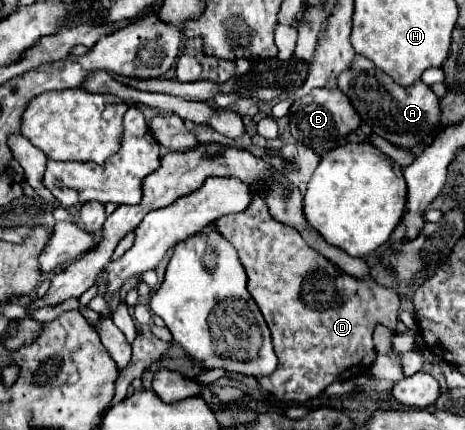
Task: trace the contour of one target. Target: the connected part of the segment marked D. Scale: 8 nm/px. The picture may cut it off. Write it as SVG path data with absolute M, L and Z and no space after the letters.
M253 196L245 212L221 216L221 220L215 220L211 228L221 232L221 236L225 236L225 240L229 240L237 248L239 260L247 274L249 294L257 302L271 330L273 348L279 358L279 364L273 374L259 378L259 384L267 392L271 392L275 398L285 402L303 402L305 396L307 398L319 396L335 380L345 382L355 378L361 370L361 362L363 362L363 374L367 374L367 370L371 368L377 356L373 352L373 340L371 340L375 326L377 324L397 326L397 314L399 314L397 292L379 286L375 280L361 282L351 274L335 268L335 264L323 254L315 252L295 228L289 228L273 220L267 212L265 202L259 196Z

